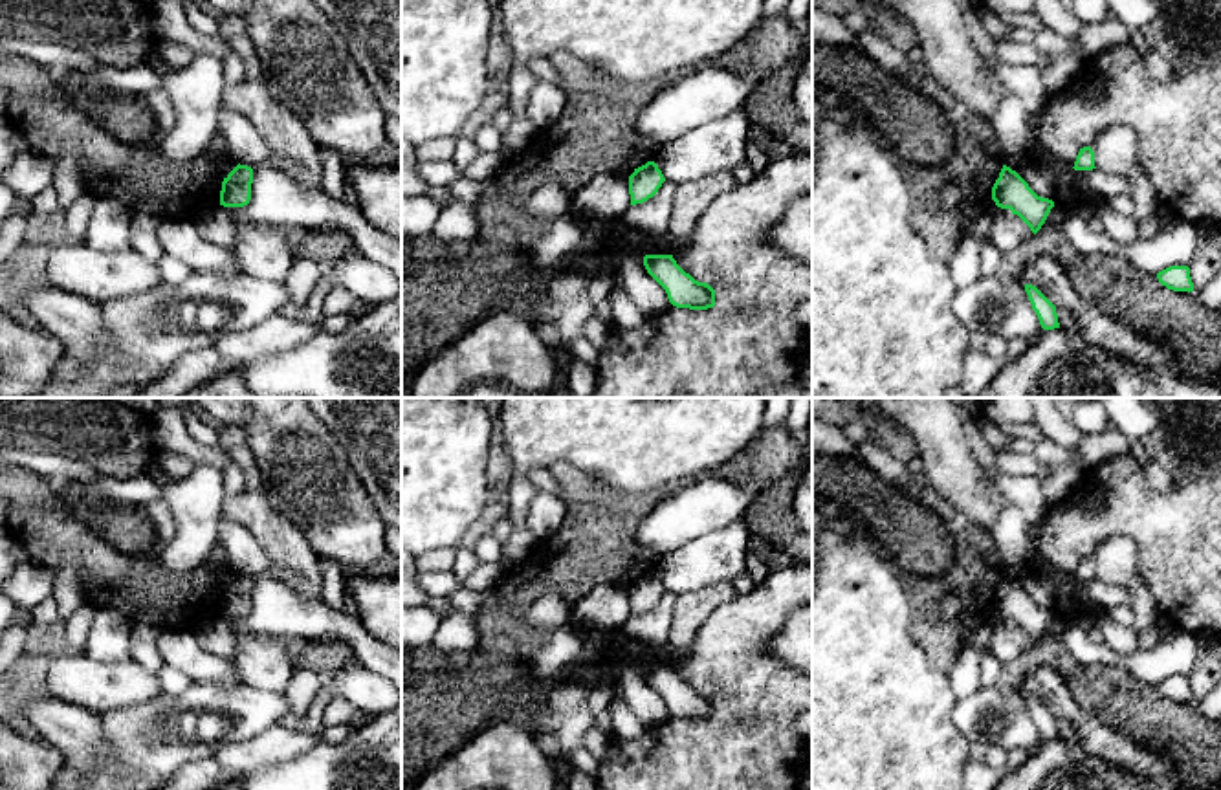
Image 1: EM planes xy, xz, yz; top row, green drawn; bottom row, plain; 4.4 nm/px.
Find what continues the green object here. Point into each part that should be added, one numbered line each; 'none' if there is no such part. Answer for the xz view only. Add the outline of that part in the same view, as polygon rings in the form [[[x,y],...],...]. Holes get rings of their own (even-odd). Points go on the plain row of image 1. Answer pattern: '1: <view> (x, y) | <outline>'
none

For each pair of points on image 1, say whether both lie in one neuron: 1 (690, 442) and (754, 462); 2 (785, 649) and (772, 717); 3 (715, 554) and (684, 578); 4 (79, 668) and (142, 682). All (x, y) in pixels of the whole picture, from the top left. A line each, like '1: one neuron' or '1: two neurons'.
1: two neurons
2: two neurons
3: one neuron
4: one neuron

